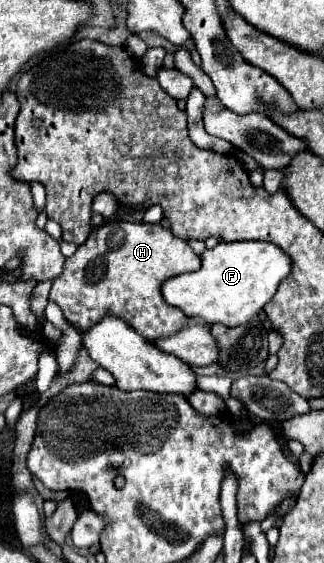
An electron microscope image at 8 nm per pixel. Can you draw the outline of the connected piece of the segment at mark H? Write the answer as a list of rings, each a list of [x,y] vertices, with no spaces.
[[[117,221],[109,225],[97,227],[91,237],[75,251],[75,255],[65,259],[65,267],[61,275],[53,281],[49,299],[57,301],[63,309],[65,319],[79,329],[79,333],[89,331],[97,321],[101,321],[107,313],[123,317],[131,327],[139,331],[145,339],[153,337],[167,337],[171,333],[177,333],[185,323],[187,317],[179,309],[167,305],[161,297],[161,283],[169,277],[197,271],[201,265],[199,255],[193,253],[187,241],[175,237],[169,229],[163,225],[151,225],[151,223],[127,223]]]

